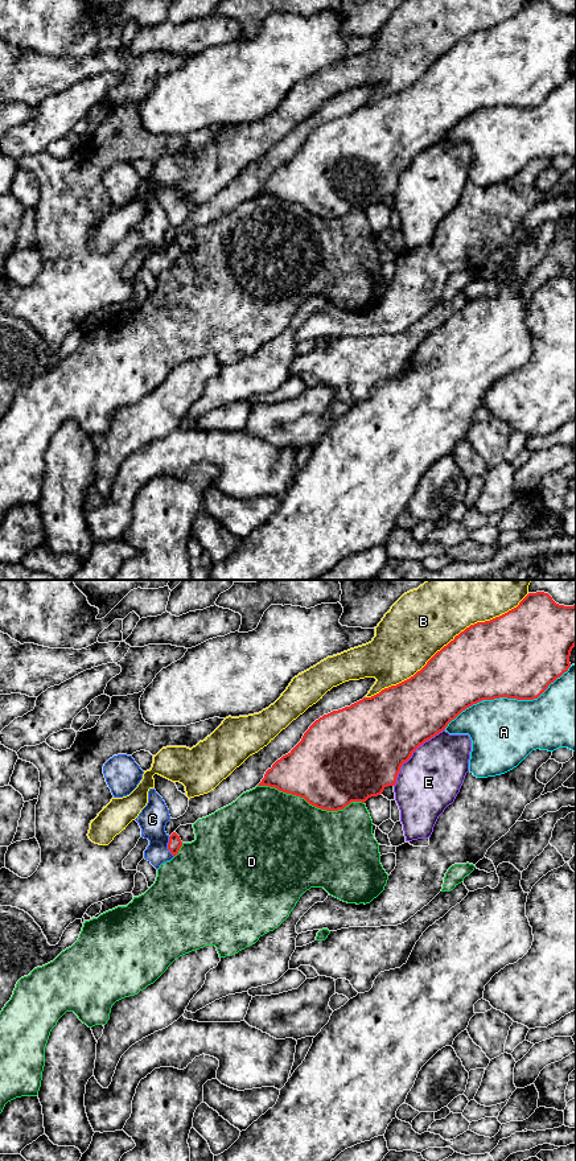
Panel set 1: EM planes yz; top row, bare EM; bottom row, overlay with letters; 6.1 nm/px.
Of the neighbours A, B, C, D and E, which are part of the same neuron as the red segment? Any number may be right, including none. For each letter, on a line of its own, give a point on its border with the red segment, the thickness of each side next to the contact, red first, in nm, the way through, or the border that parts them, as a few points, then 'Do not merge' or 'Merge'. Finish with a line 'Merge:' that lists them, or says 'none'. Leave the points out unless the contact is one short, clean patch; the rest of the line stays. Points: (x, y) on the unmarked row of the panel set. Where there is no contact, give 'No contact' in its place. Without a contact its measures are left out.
A: Touches red at yz (506, 105). Thickness 500 nm (red) against 400 nm. Do not merge
B: Touches red at yz (448, 52). Thickness 460 nm (red) against 400 nm. Do not merge
C: Touches red at yz (168, 255). Thickness 80 nm (red) against 170 nm. Path across: yz (175, 251), (168, 255), (156, 243), (152, 227). Merge
D: Touches red at yz (311, 211). Thickness 480 nm (red) against 480 nm. Do not merge
E: Touches red at yz (411, 163). Thickness 480 nm (red) against 380 nm. Do not merge
Merge: C

